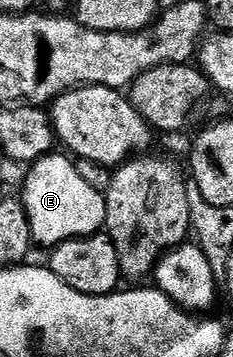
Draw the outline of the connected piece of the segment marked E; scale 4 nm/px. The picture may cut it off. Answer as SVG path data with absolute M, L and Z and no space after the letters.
M51 153L39 159L29 168L26 188L20 194L20 202L26 209L30 232L40 248L53 249L73 239L97 235L106 225L106 197L92 189L84 177L80 177L77 162L69 154Z

